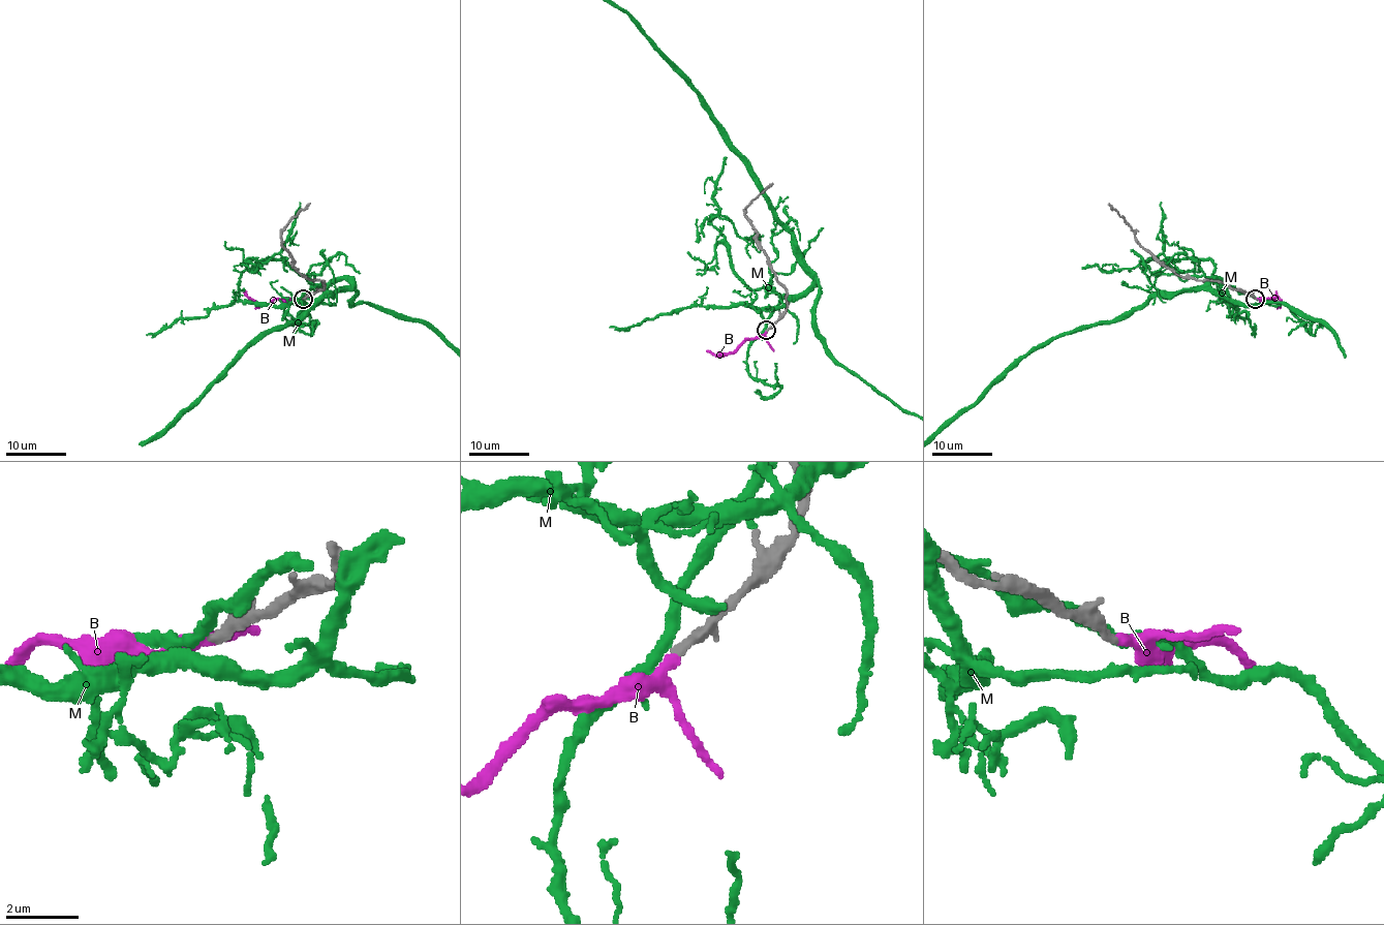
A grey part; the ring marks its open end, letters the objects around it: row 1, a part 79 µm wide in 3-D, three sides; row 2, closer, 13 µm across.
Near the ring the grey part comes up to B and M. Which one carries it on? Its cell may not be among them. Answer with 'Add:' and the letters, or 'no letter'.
Add: B

